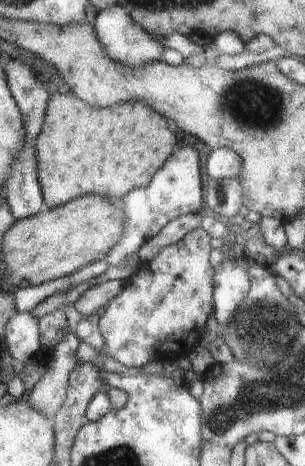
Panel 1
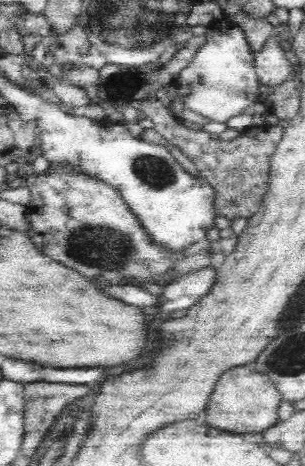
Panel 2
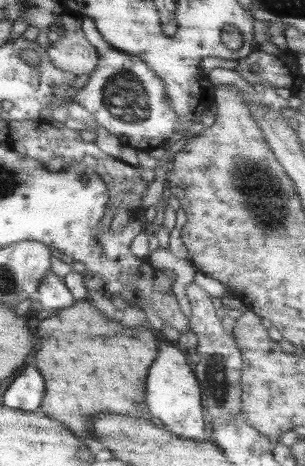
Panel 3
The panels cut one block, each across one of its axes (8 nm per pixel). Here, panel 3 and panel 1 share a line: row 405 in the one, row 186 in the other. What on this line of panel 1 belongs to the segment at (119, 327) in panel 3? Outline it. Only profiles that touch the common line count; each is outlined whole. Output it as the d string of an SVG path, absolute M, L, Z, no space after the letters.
M55 94L51 100L49 116L45 118L43 132L37 138L37 160L39 176L43 184L43 196L49 208L59 208L63 202L83 194L97 194L107 200L121 200L131 188L149 186L155 174L165 166L165 162L177 150L177 136L169 128L169 118L157 114L143 102L123 102L111 108L93 108L79 100L75 94Z

